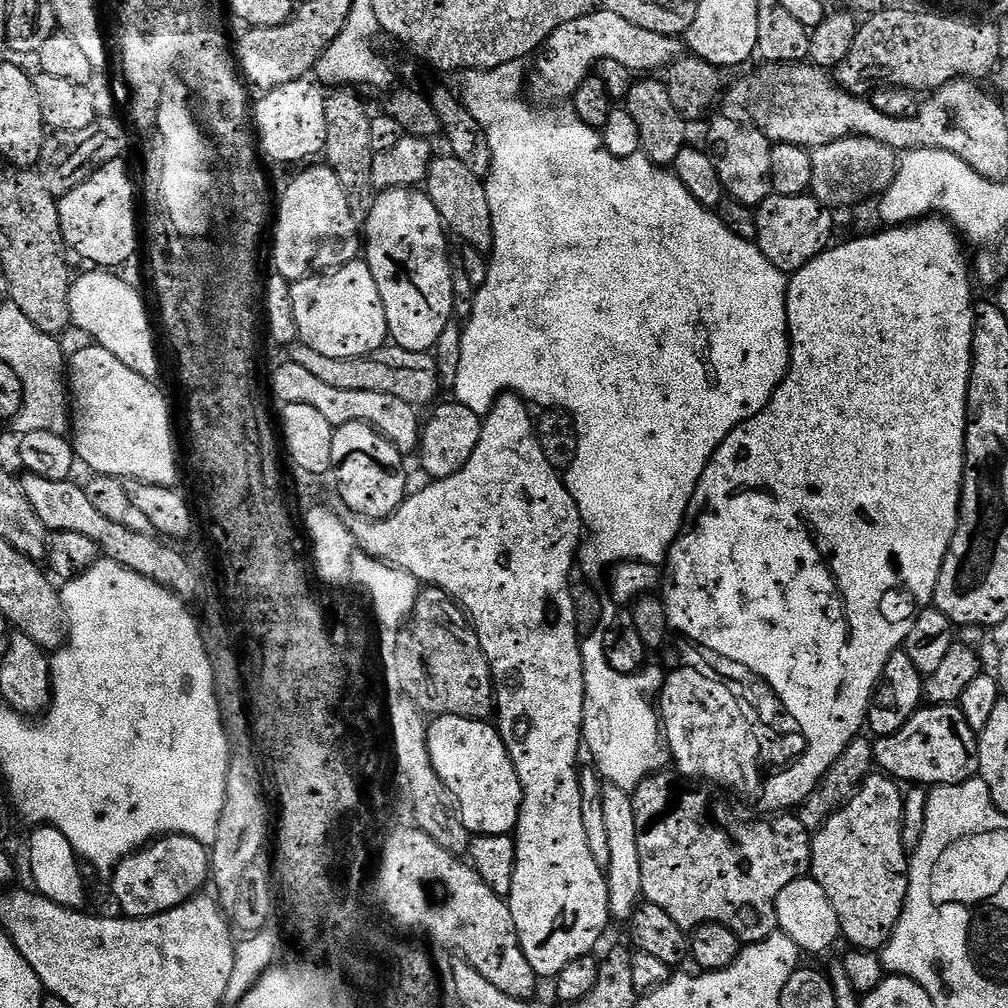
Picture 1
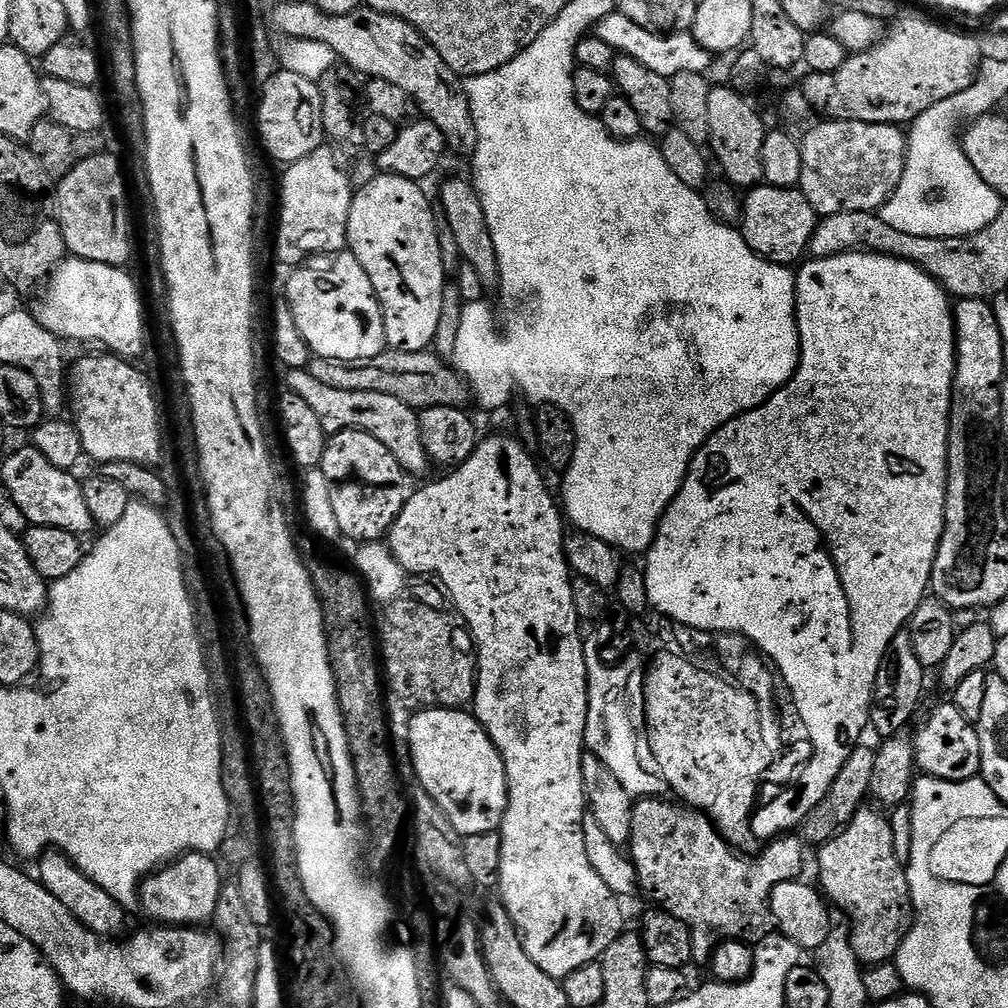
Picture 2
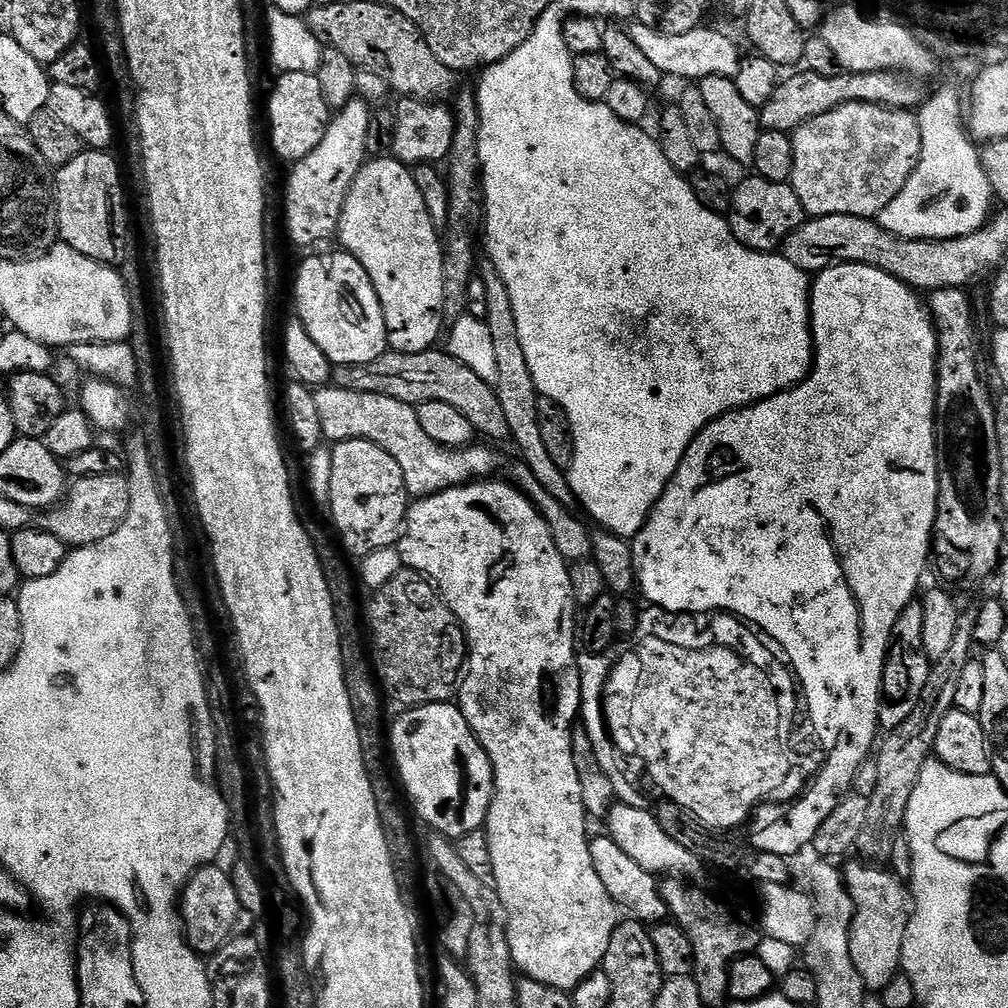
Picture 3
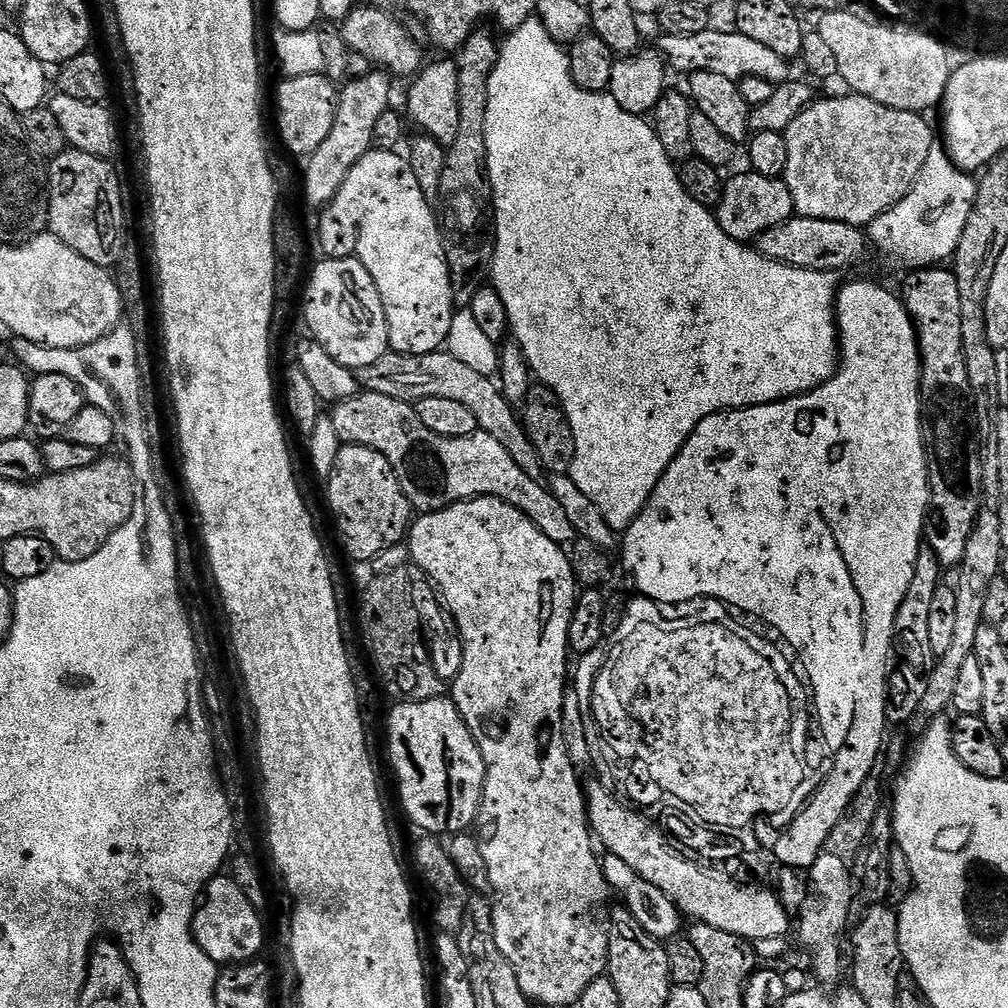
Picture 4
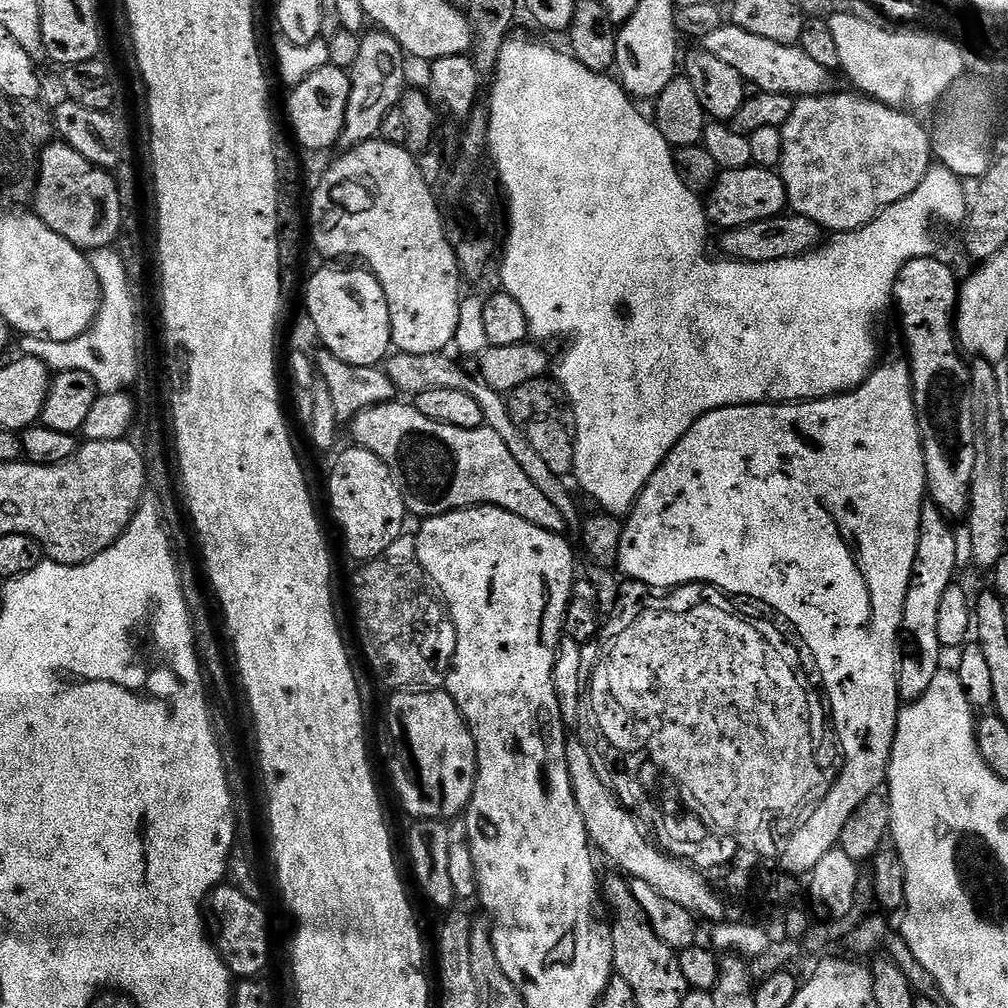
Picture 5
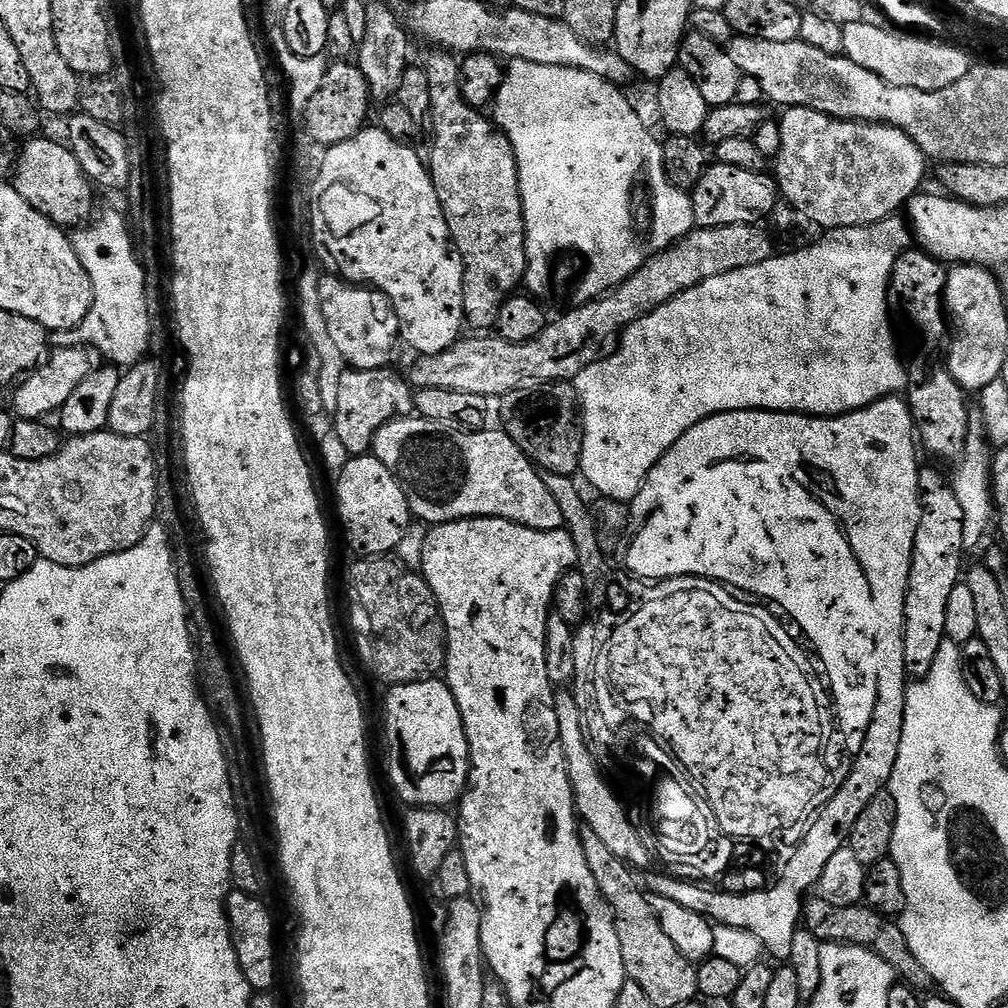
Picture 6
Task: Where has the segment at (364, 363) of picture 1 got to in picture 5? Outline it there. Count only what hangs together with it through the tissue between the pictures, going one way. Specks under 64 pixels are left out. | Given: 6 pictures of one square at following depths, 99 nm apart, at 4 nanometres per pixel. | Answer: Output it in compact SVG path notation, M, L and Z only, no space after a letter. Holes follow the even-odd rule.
M396 352L389 355L386 363L383 365L383 370L388 376L388 380L394 382L397 393L404 394L404 392L409 392L409 397L412 398L426 390L462 390L470 394L478 402L478 406L482 408L485 425L495 430L495 433L506 442L506 446L510 448L510 452L514 460L518 462L518 466L521 466L526 476L538 487L538 490L541 490L542 494L558 508L558 512L562 514L565 525L570 528L581 525L582 515L580 516L569 488L564 484L566 483L565 479L554 474L550 466L547 466L546 462L539 457L538 452L530 446L530 442L527 442L525 435L518 429L518 426L514 425L513 419L510 418L507 399L501 393L496 392L477 377L467 376L462 365L455 364L448 357L448 354L438 352L434 354Z

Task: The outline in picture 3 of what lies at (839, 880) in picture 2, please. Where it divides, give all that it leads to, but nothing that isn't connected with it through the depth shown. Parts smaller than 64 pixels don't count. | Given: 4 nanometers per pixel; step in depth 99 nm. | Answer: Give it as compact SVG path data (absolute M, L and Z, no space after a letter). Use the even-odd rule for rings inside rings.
M857 862L842 868L844 885L852 899L852 925L850 926L850 958L854 958L854 967L862 978L869 993L883 993L886 986L902 972L902 946L908 929L910 915L910 892L905 881L893 876L887 867L872 863Z

